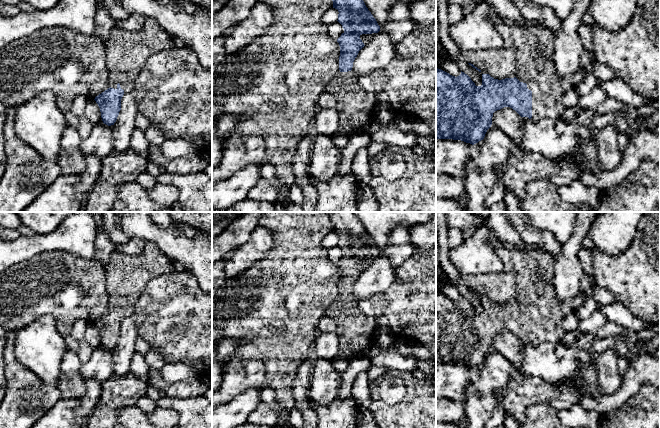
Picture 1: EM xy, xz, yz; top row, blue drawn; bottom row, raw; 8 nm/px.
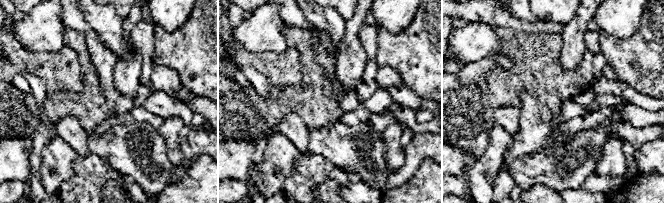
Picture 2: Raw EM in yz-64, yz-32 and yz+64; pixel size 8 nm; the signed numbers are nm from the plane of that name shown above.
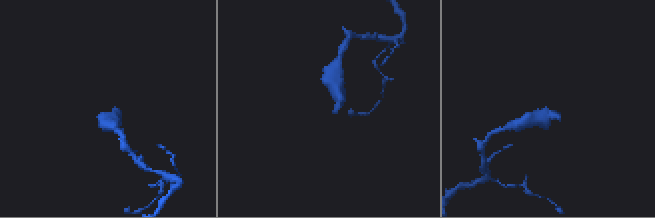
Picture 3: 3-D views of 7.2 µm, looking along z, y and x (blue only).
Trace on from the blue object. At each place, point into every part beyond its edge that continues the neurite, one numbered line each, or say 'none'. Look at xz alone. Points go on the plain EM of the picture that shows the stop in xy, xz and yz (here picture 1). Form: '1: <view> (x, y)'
1: xz (365, 262)

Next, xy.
1: xy (127, 276)

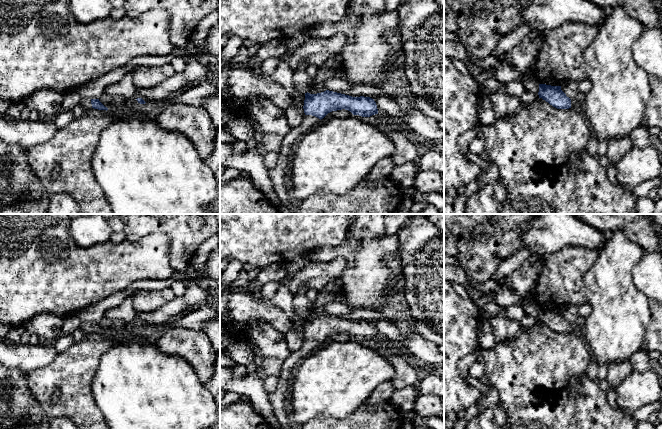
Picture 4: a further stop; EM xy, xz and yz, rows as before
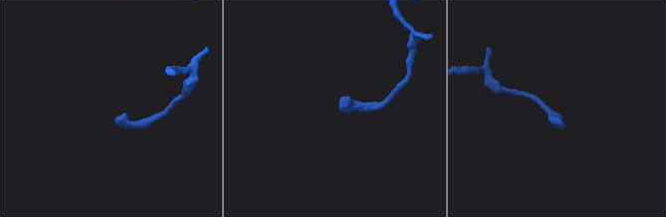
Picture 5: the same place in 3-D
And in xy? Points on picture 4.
1: xy (86, 328)

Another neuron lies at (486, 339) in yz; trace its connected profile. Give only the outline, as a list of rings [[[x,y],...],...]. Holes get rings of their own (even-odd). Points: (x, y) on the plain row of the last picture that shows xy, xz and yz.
[[[481,318],[478,327],[478,346],[489,349],[495,346],[495,337],[489,319]]]

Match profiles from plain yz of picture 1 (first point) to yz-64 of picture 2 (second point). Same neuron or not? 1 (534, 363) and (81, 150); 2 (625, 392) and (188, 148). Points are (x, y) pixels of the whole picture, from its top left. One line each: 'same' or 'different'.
1: different
2: same

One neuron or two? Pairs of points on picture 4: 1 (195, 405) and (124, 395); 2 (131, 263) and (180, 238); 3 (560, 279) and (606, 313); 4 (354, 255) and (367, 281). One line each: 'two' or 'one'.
1: one
2: two
3: two
4: one

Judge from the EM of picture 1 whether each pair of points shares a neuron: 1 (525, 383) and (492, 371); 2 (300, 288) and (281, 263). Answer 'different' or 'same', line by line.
1: different
2: same

